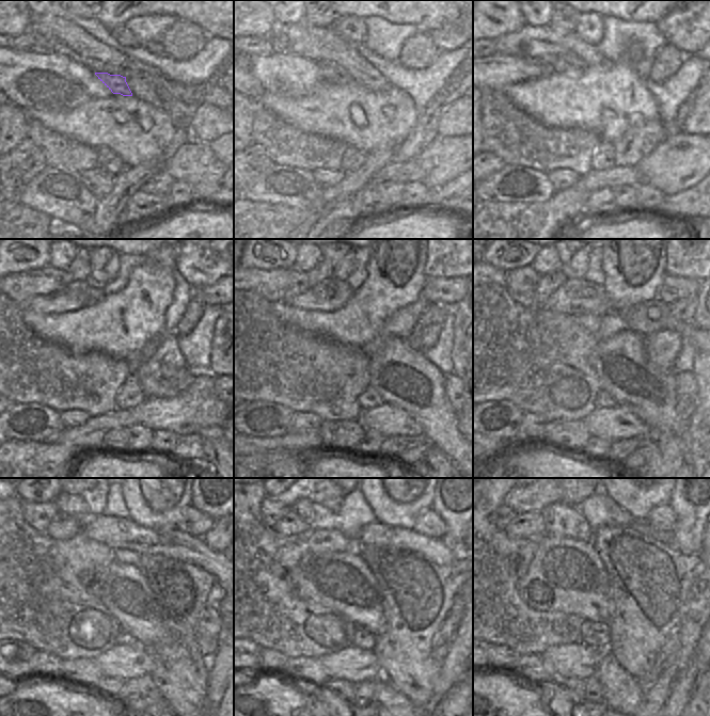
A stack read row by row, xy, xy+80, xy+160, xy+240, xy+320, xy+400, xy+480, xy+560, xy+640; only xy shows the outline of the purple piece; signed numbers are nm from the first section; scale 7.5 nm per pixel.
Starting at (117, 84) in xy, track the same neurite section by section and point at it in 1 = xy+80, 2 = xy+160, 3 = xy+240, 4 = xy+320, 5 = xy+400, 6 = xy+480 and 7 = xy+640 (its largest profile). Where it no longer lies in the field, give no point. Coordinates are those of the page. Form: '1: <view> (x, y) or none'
1: xy+80 (330, 72)
2: xy+160 (567, 64)
3: xy+240 (88, 292)
4: xy+320 (298, 279)
5: xy+400 (522, 283)
6: xy+480 (38, 516)
7: xy+640 (502, 515)

